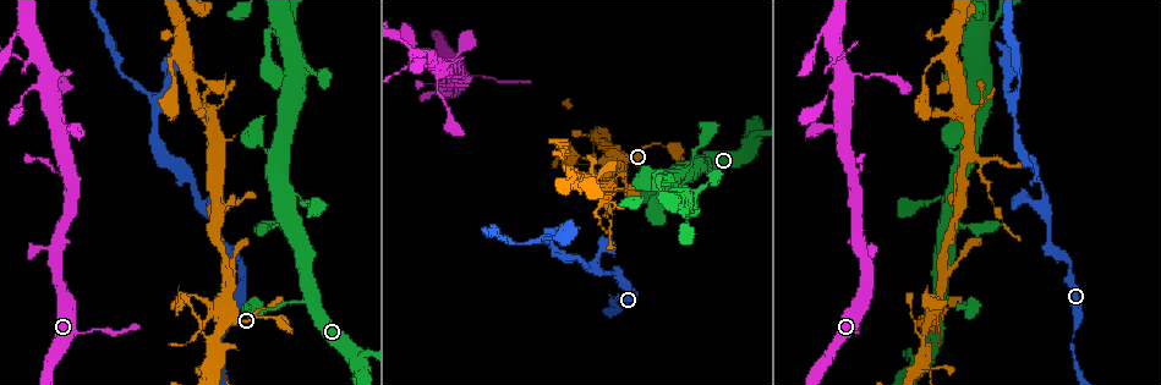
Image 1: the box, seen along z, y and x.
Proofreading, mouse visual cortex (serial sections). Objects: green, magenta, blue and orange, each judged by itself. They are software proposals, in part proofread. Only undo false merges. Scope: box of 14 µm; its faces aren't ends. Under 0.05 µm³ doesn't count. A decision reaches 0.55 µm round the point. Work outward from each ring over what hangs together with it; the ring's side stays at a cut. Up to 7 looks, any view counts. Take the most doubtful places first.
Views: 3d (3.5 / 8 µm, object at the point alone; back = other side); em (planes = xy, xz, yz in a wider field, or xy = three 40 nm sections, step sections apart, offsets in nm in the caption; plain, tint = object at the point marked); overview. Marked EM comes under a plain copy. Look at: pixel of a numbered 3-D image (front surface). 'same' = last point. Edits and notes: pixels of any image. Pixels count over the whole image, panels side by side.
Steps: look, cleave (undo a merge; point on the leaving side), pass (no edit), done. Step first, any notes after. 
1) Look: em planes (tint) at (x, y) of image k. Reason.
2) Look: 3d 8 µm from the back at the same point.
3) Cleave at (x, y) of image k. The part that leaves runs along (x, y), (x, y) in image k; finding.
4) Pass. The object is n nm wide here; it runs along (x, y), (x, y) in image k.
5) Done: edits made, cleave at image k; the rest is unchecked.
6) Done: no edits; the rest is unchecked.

Look: 3d 8 µm at (1014, 114) of image 1. Two arms in line, one across.

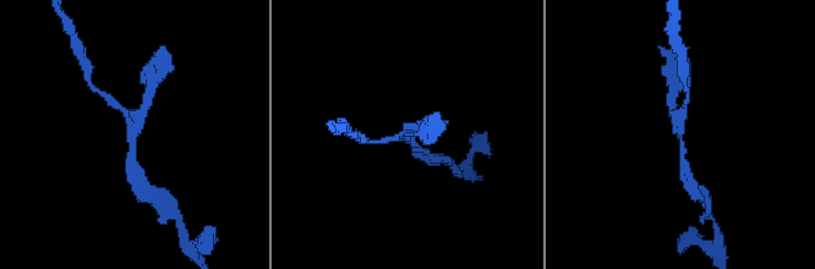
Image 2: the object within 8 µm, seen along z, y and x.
Look: 3d 3.5 µm at (679, 138) of image 2. Zoom in.

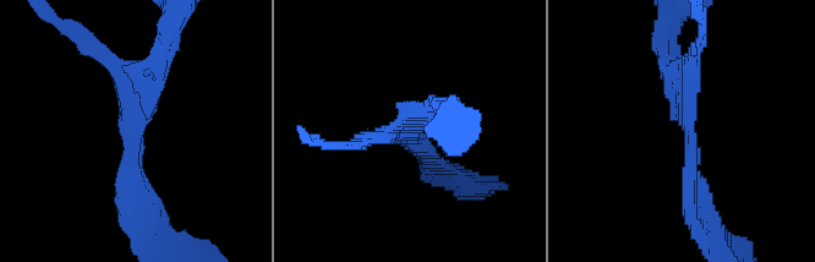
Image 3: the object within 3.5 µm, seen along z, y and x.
Look: em planes (tint) at (134, 120) of image 3. 3 arms meet here; the arms are 200, 250, 250 nm wide.

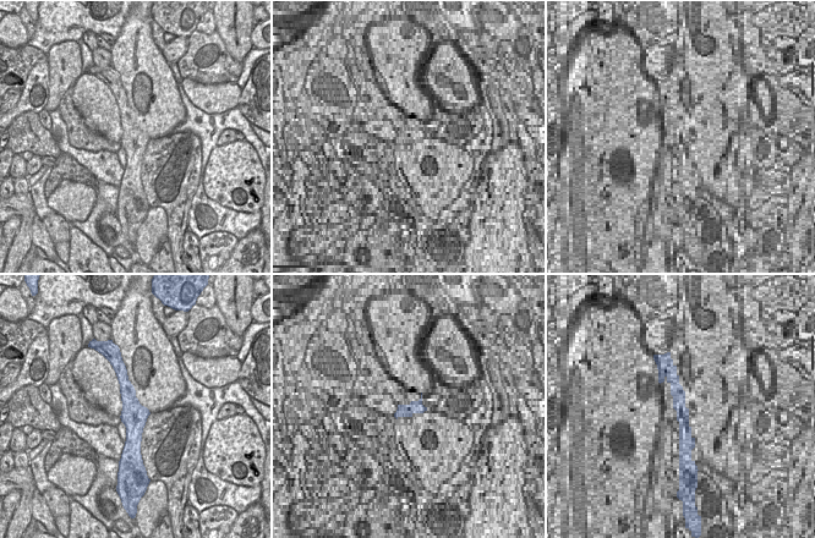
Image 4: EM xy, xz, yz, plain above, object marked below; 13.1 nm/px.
Pass. It runs along (701, 201), (693, 141), (665, 54) in image 3; continuous, no second cell.

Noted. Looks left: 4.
Look: 3d 3.5 µm from the back at (213, 158) of image 1. Three arms meet.

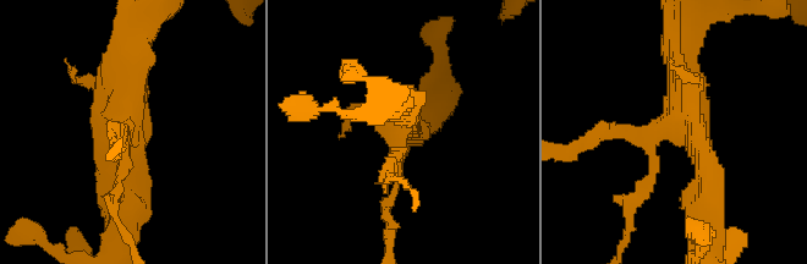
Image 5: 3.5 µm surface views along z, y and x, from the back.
Look: em planes (tint) at (402, 126) of image 5.

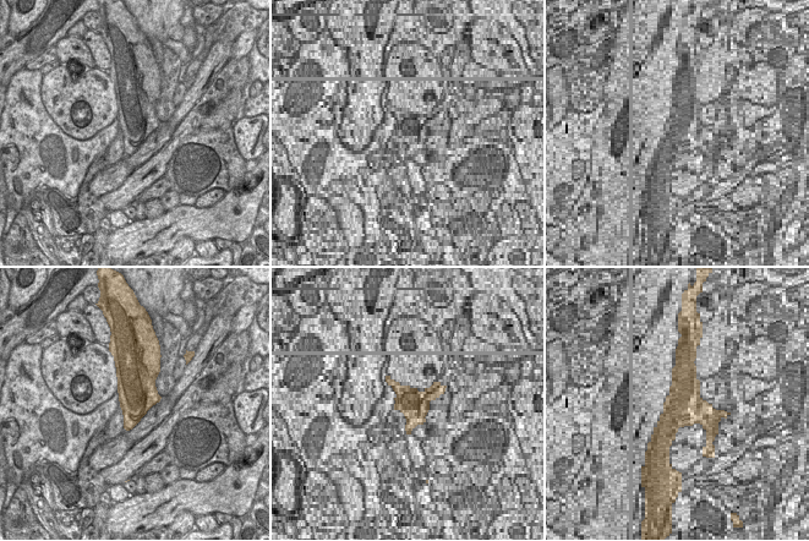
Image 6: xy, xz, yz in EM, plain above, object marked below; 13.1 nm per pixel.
Pass. It runs along (704, 199), (673, 42) in image 5; one cell here.

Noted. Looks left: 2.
Look: 3d 3.5 µm at (834, 57) of image 1. Arms part here.

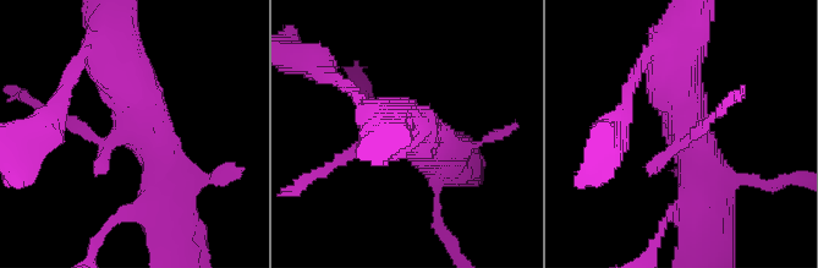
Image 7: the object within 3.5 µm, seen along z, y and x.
Look: em xy step 3 (tint) at (125, 128) of image 7.

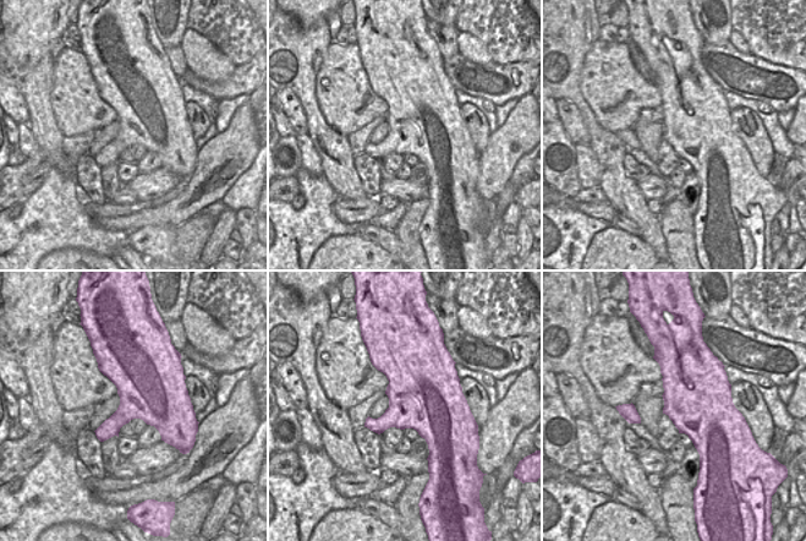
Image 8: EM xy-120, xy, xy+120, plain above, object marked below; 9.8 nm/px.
Pass. It runs along (165, 186), (109, 39) in image 7; one cell here.

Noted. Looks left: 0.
Done: no edits; the rest is unchecked.

